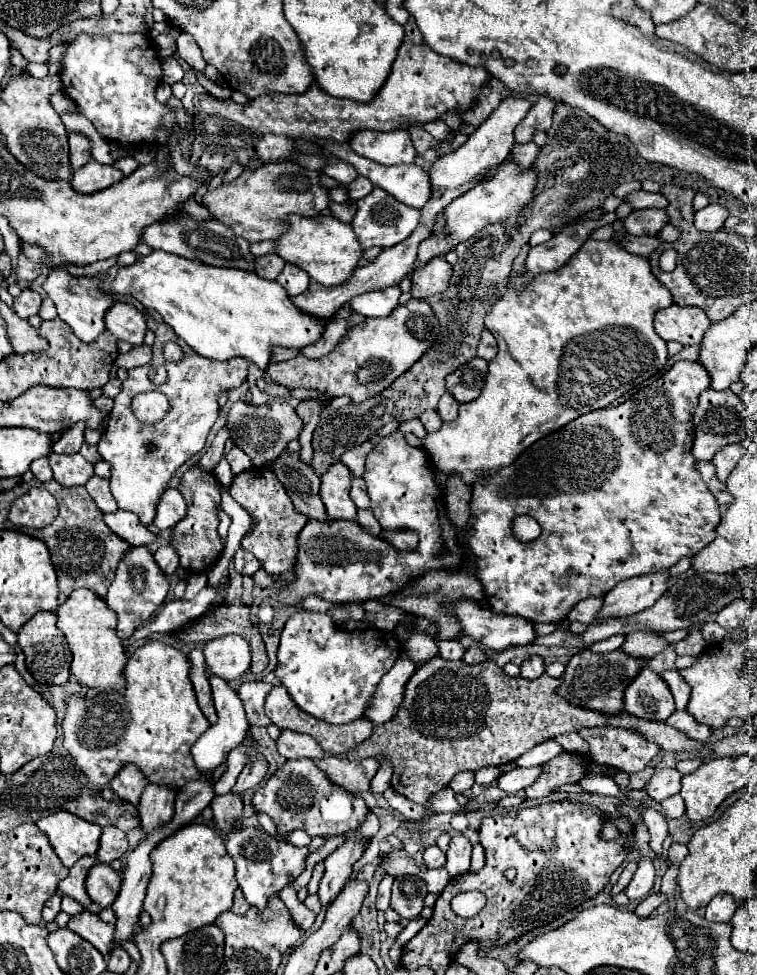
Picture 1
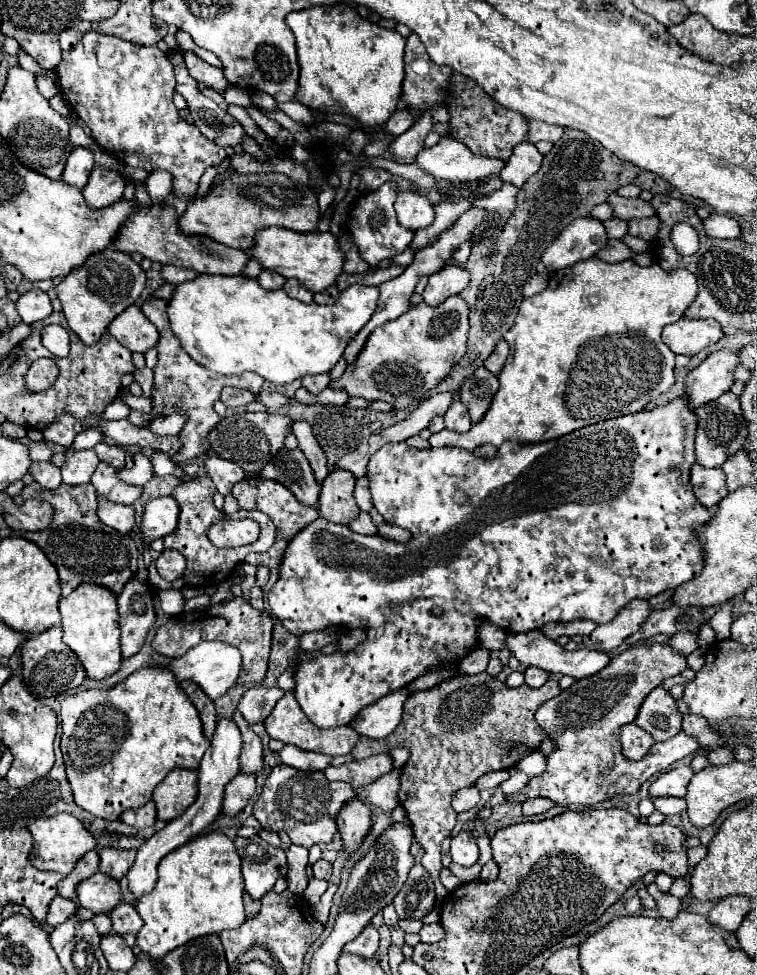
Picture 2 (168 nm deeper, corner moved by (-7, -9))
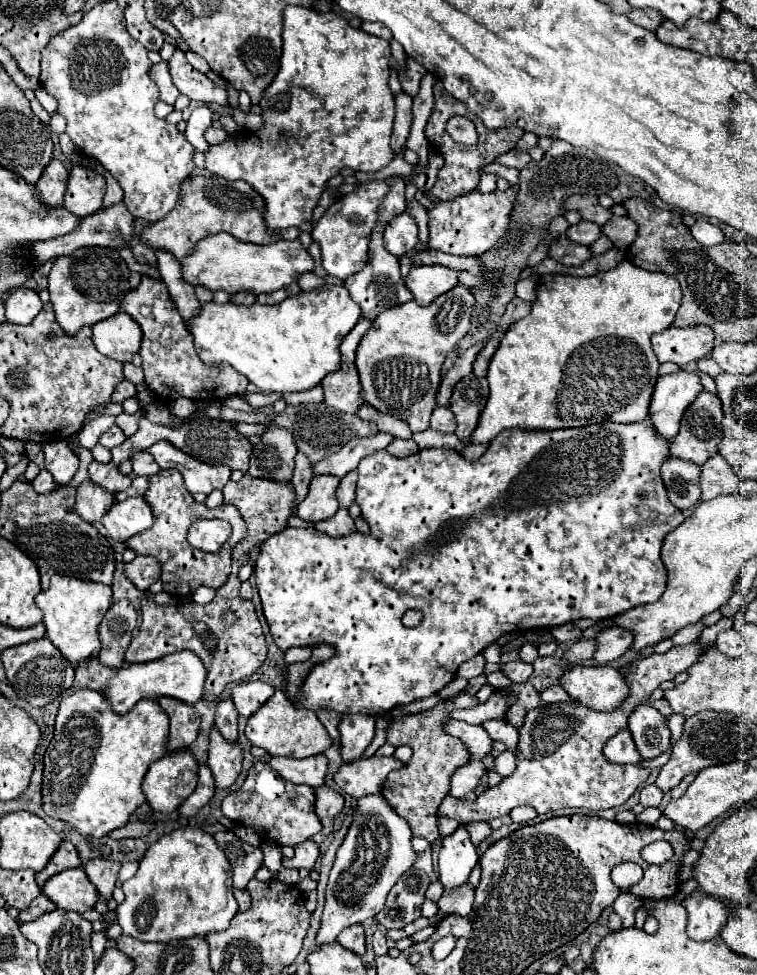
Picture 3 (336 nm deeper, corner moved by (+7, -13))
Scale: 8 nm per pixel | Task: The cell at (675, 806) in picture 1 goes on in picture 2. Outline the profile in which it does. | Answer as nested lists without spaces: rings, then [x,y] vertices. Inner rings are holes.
[[[656,796],[652,798],[654,808],[666,816],[672,814],[684,814],[686,812],[686,800],[684,798],[672,798],[672,796]]]

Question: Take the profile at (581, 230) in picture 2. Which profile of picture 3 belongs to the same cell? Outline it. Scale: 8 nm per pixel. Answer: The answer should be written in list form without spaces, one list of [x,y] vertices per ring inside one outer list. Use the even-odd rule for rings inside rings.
[[[580,220],[576,226],[570,226],[566,230],[566,238],[570,242],[584,244],[584,246],[590,246],[598,236],[600,236],[600,226],[594,222],[588,222],[588,220]]]

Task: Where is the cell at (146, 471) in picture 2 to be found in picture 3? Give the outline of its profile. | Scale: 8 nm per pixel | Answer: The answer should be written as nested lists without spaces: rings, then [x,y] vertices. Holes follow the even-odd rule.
[[[136,450],[132,454],[132,474],[134,476],[152,476],[160,470],[154,458],[146,450]]]

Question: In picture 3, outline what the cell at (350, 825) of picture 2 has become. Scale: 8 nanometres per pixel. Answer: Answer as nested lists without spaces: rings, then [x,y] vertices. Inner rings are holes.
[[[328,786],[316,790],[316,814],[320,818],[336,818],[344,810],[344,796]]]

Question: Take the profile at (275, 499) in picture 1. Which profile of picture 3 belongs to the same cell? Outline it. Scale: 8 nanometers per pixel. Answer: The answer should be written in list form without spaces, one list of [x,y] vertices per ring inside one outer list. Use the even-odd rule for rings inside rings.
[[[244,474],[244,478],[240,482],[228,482],[222,488],[224,494],[224,504],[232,504],[240,510],[240,514],[246,520],[248,526],[248,536],[244,540],[238,542],[236,550],[232,552],[234,560],[244,560],[248,558],[248,554],[260,546],[266,538],[270,538],[272,534],[284,530],[288,526],[288,518],[294,514],[296,510],[296,502],[294,502],[294,488],[282,482],[274,482],[274,480],[262,480],[262,478],[250,478],[248,474]]]

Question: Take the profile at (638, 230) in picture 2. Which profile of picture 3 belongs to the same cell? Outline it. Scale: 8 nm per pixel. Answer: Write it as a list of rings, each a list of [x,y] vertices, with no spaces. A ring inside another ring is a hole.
[[[614,216],[606,226],[602,226],[602,232],[614,242],[614,246],[620,252],[626,252],[628,246],[634,242],[636,238],[636,222],[630,220],[628,216],[618,218]]]

